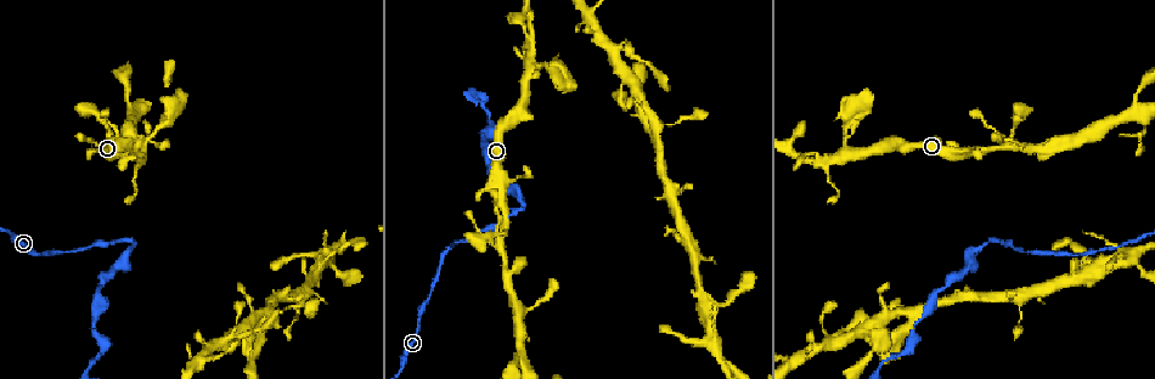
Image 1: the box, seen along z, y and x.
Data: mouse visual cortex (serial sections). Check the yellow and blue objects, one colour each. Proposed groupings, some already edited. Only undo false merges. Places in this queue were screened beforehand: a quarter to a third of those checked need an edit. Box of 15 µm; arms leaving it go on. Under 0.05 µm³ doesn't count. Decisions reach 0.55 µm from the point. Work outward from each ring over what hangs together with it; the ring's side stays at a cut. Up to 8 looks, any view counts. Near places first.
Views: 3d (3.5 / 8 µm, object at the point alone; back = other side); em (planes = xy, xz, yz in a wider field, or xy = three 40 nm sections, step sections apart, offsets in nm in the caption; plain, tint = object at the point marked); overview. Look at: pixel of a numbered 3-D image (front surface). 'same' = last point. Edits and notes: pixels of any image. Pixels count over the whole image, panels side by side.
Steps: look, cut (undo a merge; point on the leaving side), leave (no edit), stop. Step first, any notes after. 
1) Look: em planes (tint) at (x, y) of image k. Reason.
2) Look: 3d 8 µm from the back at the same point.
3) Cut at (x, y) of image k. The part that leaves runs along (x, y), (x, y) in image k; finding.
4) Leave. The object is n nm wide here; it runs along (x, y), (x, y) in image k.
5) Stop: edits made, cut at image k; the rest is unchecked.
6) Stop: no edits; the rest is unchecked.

Look: 3d 3.5 µm at (493, 245) of image 1. Three arms meet.

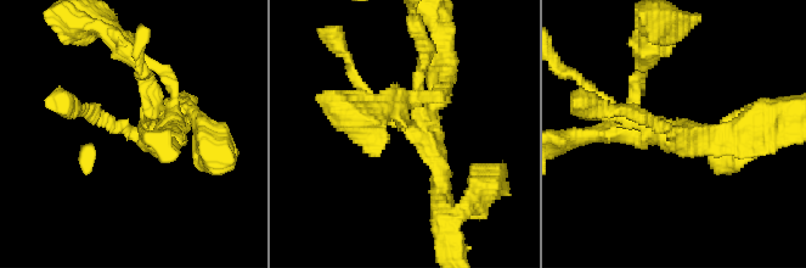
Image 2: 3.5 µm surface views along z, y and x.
Look: em xy step 2 (tint) at (673, 133) of image 2.

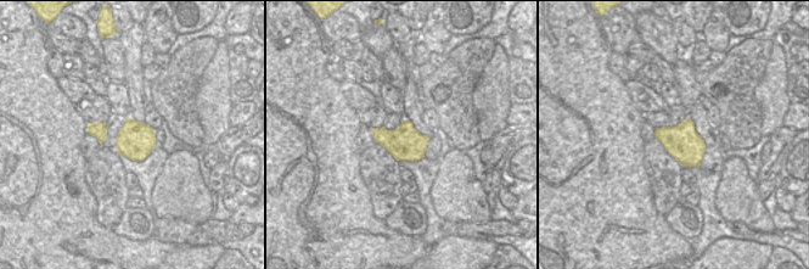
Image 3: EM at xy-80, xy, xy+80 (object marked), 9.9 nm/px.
Look: em planes (tint) at the same point.

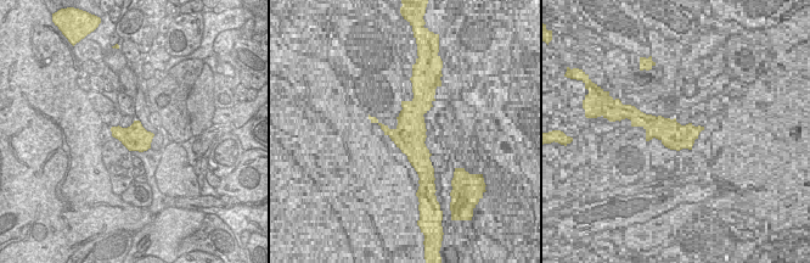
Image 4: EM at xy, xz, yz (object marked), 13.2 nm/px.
Leave. It runs along (170, 133), (129, 133), (84, 111) in image 2; all the same cell.

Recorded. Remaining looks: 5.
Look: 3d 3.5 µm at (989, 242) of image 1. Sharp bend.

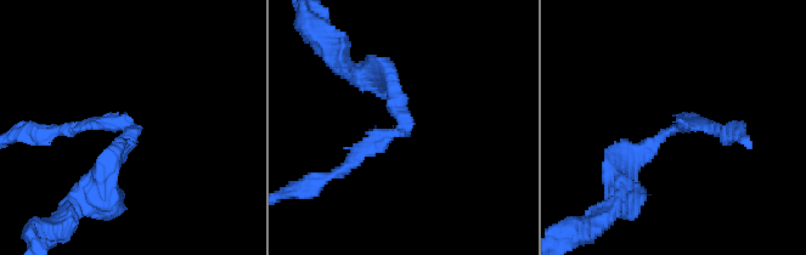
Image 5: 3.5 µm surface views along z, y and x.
Look: em xy step 1 (tint) at (132, 130) of image 5. Need the tissue.

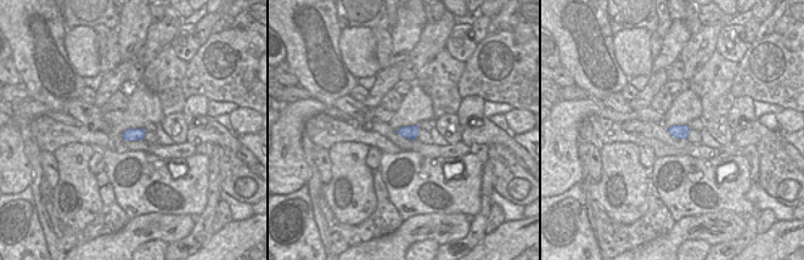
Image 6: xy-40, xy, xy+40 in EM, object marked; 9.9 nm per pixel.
Cut at (392, 88) of image 5. The object is 140 nm wide here; the part that leaves runs along (402, 126), (384, 74), (358, 74) in image 5; two cells meet here.

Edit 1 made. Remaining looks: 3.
Stop: edits made, cut at image 5; the rest is unchecked.

